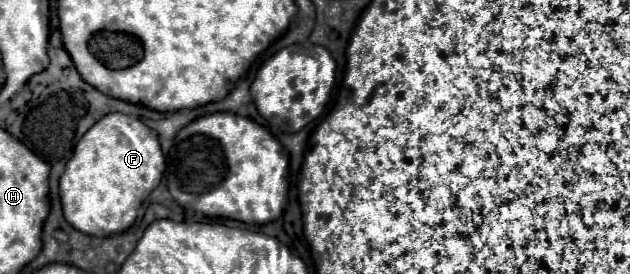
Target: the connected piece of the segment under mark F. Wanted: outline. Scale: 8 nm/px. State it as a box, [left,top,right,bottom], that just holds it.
[60,115,164,237]

